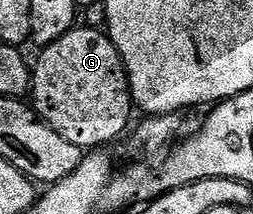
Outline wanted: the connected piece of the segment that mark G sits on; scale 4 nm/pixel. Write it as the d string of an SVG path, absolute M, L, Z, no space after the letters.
M84 25L74 26L59 41L40 52L41 56L31 67L33 86L31 106L47 126L55 129L63 141L79 145L83 149L101 149L104 143L113 143L129 127L129 118L135 112L133 95L129 91L129 76L125 74L125 63L117 47L104 30Z

